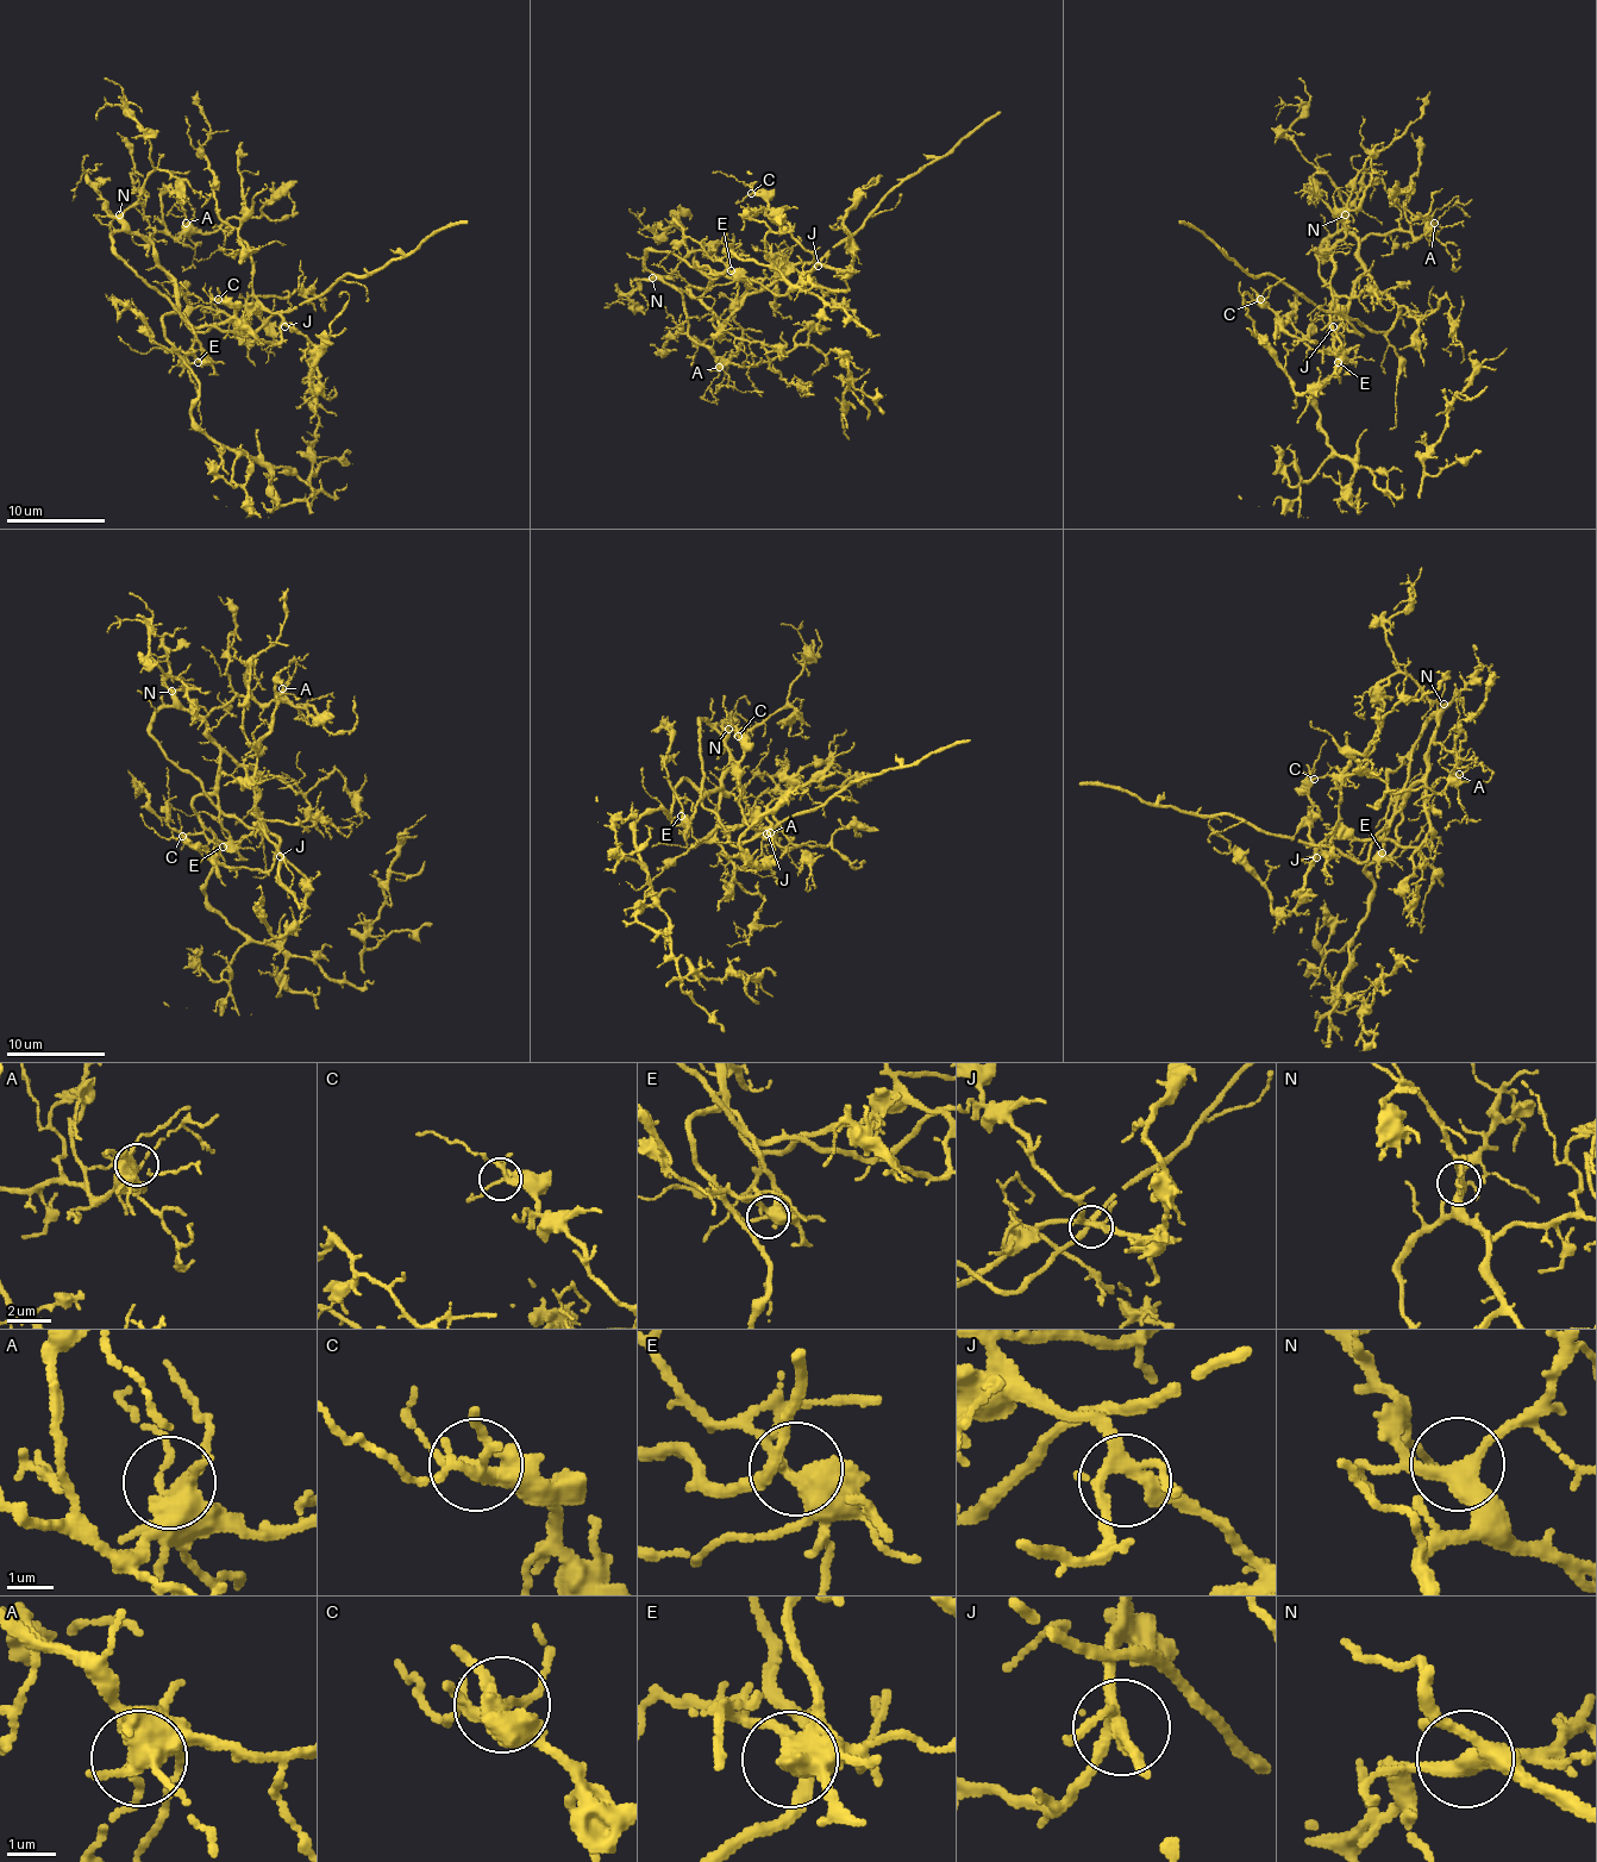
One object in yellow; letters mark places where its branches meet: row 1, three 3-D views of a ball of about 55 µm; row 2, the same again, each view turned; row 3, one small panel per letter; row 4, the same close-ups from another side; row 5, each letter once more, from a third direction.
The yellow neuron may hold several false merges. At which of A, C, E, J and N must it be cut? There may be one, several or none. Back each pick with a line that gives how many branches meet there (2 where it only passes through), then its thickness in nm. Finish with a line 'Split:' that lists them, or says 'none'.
Split: none

